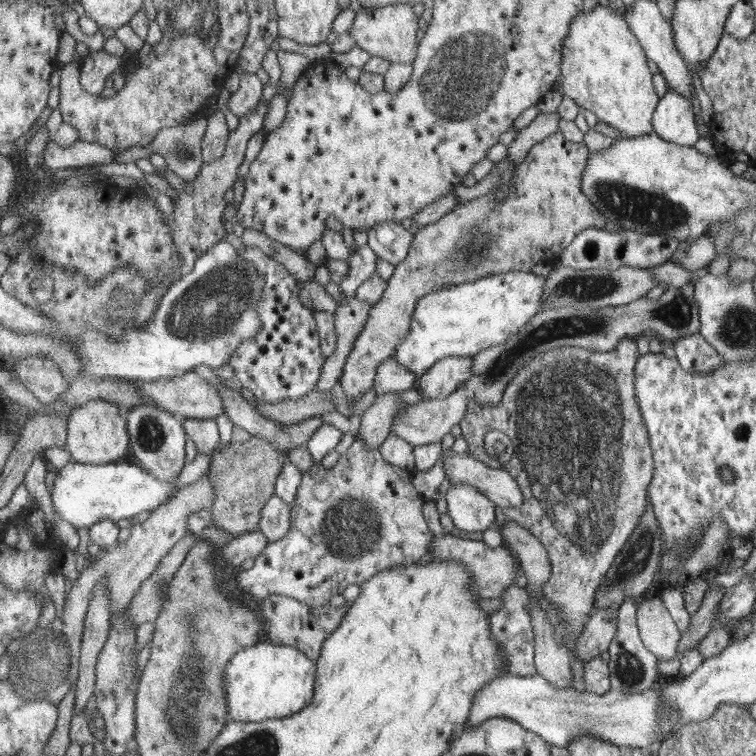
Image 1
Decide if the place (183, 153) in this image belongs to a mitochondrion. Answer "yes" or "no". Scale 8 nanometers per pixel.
yes

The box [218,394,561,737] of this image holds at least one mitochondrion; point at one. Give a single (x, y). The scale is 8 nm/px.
(352, 530)

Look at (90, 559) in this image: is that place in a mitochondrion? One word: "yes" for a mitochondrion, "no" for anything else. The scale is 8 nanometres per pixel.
no

